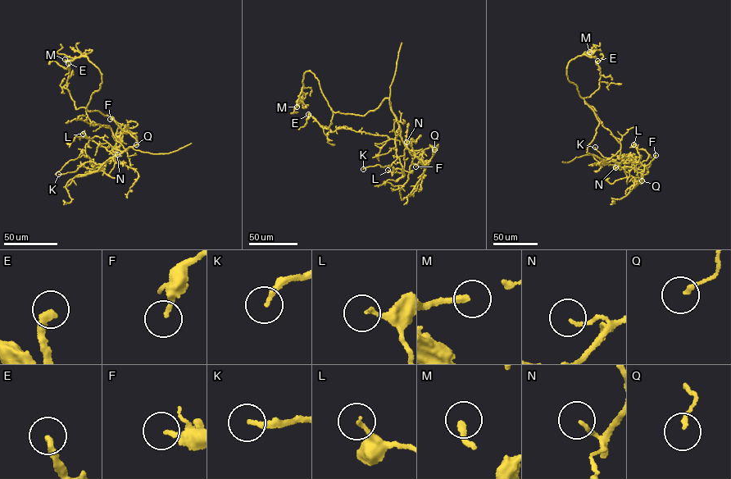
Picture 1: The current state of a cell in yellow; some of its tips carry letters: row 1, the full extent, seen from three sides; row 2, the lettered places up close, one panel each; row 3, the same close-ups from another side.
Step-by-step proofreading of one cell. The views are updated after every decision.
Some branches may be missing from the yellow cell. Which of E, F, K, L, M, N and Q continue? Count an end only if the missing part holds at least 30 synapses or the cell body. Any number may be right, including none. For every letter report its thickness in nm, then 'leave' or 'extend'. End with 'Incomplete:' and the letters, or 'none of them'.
E: 280 nm thick; extend
F: 180 nm thick; leave
K: 190 nm thick; extend
L: 170 nm thick; leave
M: 240 nm thick; extend
N: 110 nm thick; leave
Q: 130 nm thick; leave
Incomplete: E, K, M

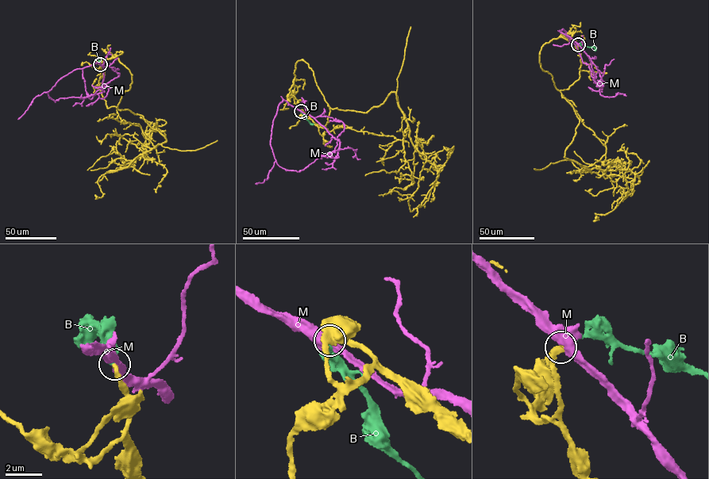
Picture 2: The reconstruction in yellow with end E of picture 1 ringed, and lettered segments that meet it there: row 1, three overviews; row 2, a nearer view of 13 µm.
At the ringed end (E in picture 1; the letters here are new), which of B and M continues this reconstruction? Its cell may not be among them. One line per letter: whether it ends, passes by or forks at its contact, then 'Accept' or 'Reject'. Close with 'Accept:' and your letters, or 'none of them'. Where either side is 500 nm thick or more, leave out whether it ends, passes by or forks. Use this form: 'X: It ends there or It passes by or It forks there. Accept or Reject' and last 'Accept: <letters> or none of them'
B: It ends there. Accept
M: Reject
Accept: B

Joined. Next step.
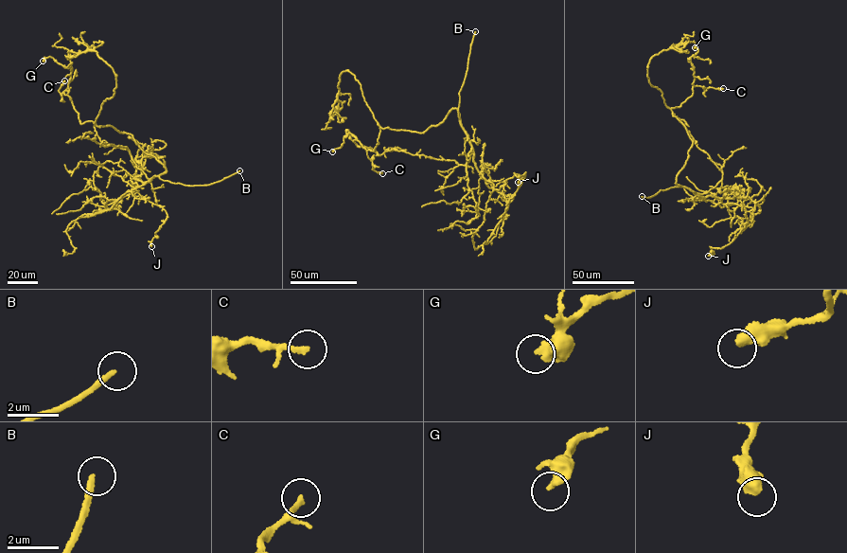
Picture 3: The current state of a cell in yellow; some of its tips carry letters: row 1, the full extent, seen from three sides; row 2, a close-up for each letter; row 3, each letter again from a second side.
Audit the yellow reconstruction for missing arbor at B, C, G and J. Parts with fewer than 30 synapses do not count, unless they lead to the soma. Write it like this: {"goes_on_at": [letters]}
{"goes_on_at": ["B"]}

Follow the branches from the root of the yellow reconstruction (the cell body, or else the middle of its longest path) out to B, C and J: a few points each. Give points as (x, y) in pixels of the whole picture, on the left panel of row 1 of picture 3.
B: (156, 158), (166, 171), (159, 175), (160, 178), (188, 186), (211, 184), (239, 170)
C: (156, 158), (131, 134), (91, 120), (79, 123), (71, 98), (59, 92), (64, 80)
J: (156, 158), (166, 172), (145, 182), (130, 178), (135, 174), (135, 195), (167, 214), (151, 246)

